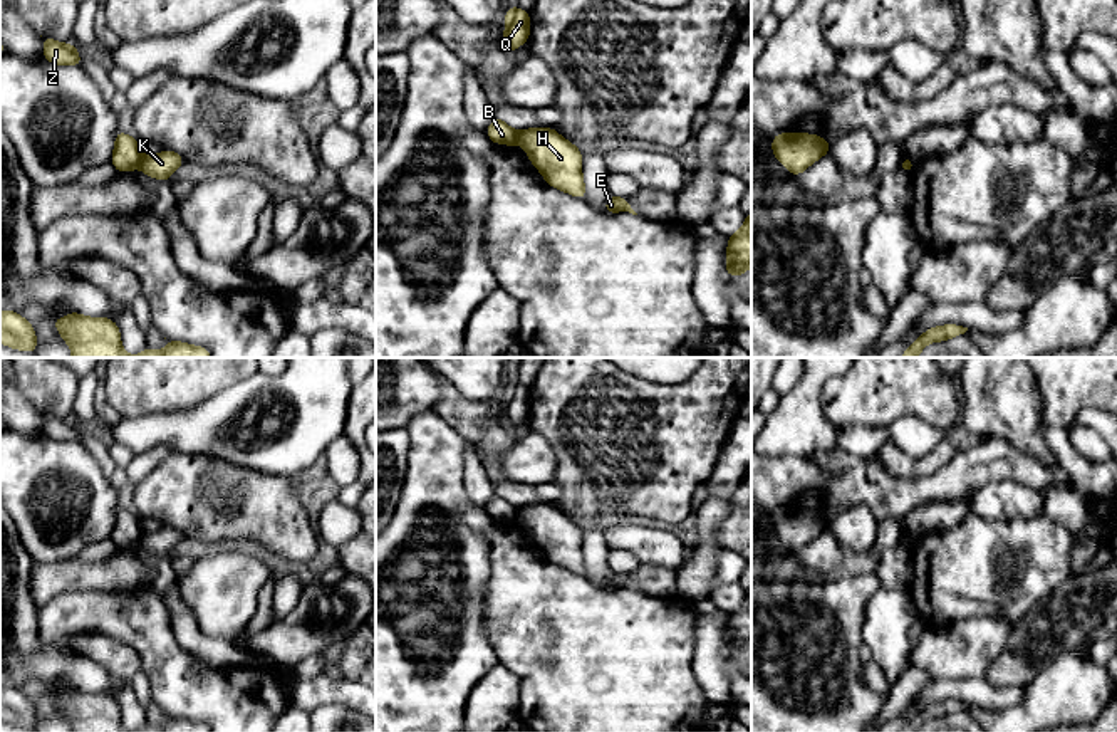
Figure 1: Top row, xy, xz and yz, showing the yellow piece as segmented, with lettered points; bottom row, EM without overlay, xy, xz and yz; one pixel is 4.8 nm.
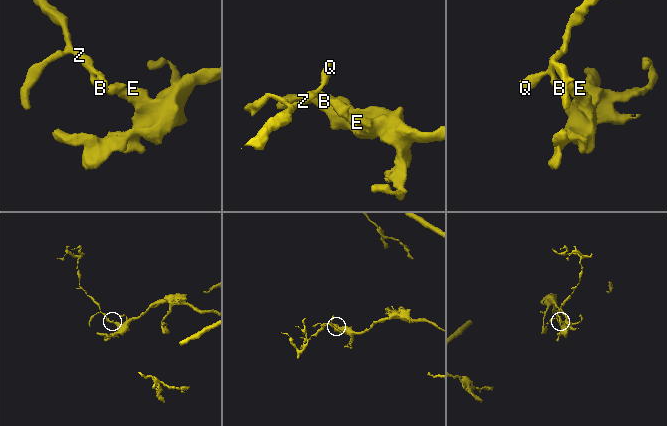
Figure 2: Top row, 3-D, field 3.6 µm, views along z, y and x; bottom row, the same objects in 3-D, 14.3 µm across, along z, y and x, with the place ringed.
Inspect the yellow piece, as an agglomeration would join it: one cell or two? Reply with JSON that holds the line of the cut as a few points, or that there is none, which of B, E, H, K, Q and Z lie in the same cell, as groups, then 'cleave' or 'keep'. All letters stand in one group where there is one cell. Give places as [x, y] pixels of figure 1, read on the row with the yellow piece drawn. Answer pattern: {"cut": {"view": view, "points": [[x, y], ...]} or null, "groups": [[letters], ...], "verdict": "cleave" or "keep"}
{"cut": {"view": "xy", "points": [[143, 156], [138, 167]]}, "groups": [["B", "Q", "Z"], ["E", "H", "K"]], "verdict": "cleave"}

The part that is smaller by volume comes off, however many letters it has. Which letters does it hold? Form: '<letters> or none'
B, Q, Z

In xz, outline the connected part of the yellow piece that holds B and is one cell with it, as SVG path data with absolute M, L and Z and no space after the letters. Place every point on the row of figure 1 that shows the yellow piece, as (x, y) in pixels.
M496 116L488 129L486 129L486 136L495 143L495 144L508 144L508 146L515 146L517 141L517 131L510 126L505 124L505 121Z

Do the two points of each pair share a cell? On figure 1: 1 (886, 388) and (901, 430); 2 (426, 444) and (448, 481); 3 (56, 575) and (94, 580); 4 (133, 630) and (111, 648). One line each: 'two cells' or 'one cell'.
1: two cells
2: one cell
3: one cell
4: two cells

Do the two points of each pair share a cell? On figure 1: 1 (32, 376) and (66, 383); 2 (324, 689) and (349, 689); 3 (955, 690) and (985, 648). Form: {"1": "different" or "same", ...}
{"1": "same", "2": "same", "3": "different"}

